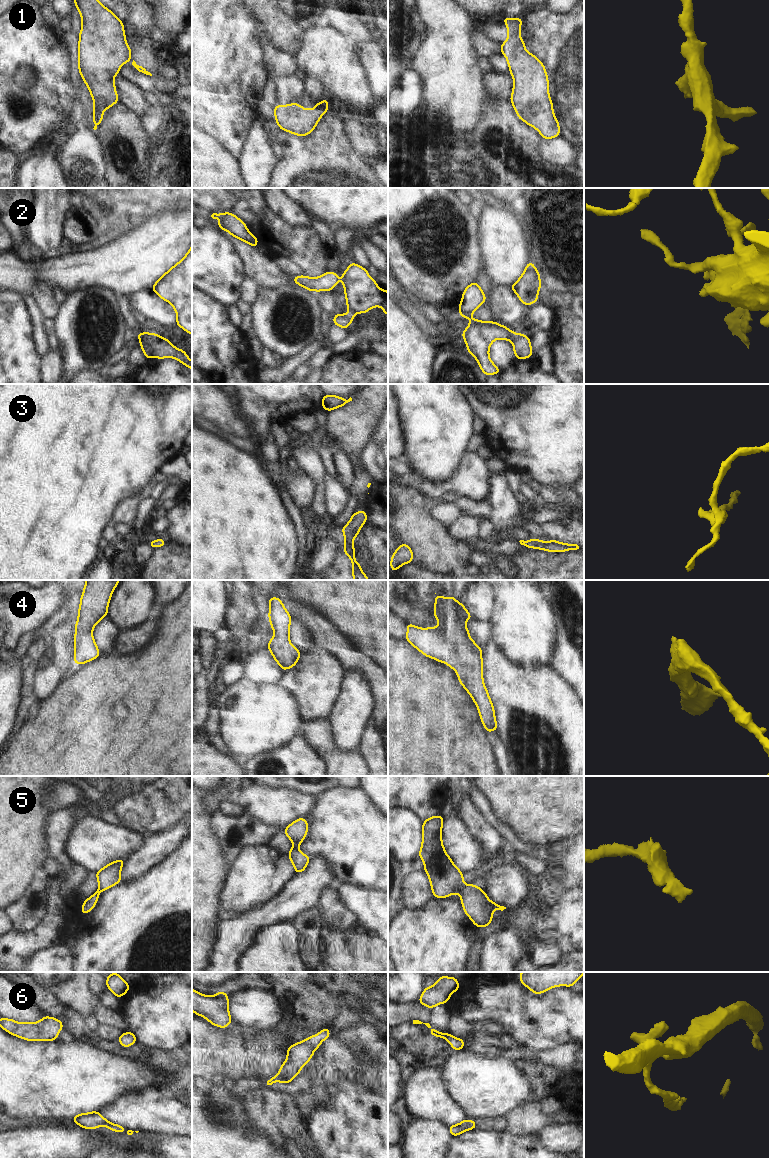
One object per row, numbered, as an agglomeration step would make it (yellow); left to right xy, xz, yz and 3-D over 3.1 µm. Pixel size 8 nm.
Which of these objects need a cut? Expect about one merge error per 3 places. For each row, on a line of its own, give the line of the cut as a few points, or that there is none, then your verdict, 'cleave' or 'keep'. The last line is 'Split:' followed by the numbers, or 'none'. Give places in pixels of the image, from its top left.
1: no cut; keep
2: cut in yz along (515, 334), (511, 340); cleave
3: no cut; keep
4: no cut; keep
5: no cut; keep
6: no cut; keep
Split: 2

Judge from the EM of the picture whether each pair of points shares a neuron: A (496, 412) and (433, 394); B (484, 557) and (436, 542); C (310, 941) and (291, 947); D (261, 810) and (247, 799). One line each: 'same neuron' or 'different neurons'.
A: different neurons
B: different neurons
C: different neurons
D: same neuron

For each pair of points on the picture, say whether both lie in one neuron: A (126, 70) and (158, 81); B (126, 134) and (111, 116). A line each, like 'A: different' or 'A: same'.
A: same
B: same

